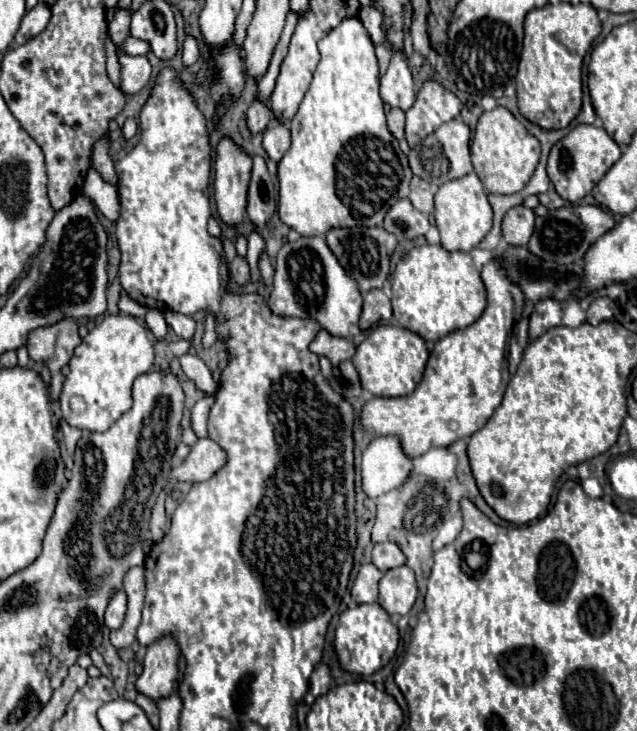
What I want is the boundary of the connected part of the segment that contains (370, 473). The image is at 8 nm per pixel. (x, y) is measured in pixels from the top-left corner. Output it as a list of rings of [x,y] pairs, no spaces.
[[[379,436],[362,454],[362,488],[369,498],[397,490],[409,480],[413,458],[409,458],[395,436]]]

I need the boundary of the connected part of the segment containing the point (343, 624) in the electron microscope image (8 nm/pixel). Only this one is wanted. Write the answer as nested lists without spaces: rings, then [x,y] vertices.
[[[359,604],[341,614],[341,620],[335,632],[335,644],[343,644],[351,654],[351,660],[345,668],[347,672],[369,676],[379,668],[383,668],[393,658],[399,644],[399,634],[397,634],[397,626],[393,626],[389,614],[383,612],[379,604]]]

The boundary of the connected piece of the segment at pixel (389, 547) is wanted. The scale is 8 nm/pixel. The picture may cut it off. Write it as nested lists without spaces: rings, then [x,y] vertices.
[[[381,542],[381,544],[375,544],[375,548],[373,548],[373,564],[381,572],[387,572],[391,568],[403,566],[405,554],[401,552],[401,548],[395,542]]]

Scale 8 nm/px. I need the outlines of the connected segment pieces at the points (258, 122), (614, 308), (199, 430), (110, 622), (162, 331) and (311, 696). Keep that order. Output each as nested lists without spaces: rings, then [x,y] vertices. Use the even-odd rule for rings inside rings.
[[[255,100],[249,110],[247,110],[247,128],[251,134],[259,134],[265,130],[269,122],[269,108],[259,104],[259,100]]]
[[[607,296],[596,298],[586,310],[586,321],[591,325],[598,325],[607,320],[613,320],[618,311],[618,305]]]
[[[205,396],[191,410],[191,428],[193,428],[197,438],[207,436],[207,414],[209,414],[211,404],[213,404],[213,396]]]
[[[119,590],[119,592],[111,598],[111,602],[109,602],[109,606],[107,606],[105,626],[107,626],[109,630],[121,628],[123,618],[125,618],[125,610],[127,610],[127,596],[125,596],[123,590]]]
[[[149,310],[147,316],[145,316],[145,322],[147,322],[149,330],[153,332],[155,340],[157,340],[157,342],[163,342],[165,336],[167,336],[167,324],[165,324],[165,320],[163,320],[163,314],[161,314],[159,310]]]
[[[319,664],[313,674],[311,674],[311,680],[309,680],[309,690],[303,698],[305,704],[313,704],[321,694],[327,694],[329,690],[329,682],[331,682],[331,676],[329,676],[329,668],[325,664]]]

